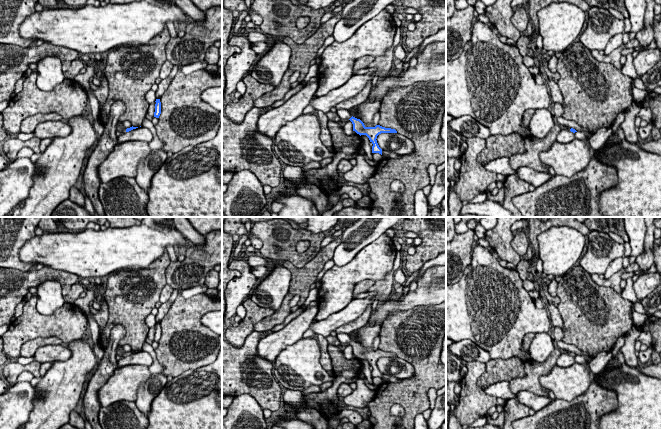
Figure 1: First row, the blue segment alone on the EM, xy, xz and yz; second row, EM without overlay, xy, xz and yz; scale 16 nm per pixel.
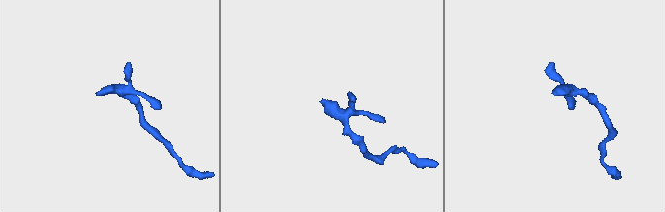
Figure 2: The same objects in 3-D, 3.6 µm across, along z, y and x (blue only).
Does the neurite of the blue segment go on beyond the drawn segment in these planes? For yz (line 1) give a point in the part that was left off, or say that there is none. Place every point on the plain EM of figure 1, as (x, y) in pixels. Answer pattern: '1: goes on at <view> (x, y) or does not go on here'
1: does not go on here

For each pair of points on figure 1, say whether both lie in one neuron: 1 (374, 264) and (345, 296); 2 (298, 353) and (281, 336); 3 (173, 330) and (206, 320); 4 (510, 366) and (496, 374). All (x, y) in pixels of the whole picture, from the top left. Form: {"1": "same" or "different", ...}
{"1": "same", "2": "different", "3": "different", "4": "same"}

